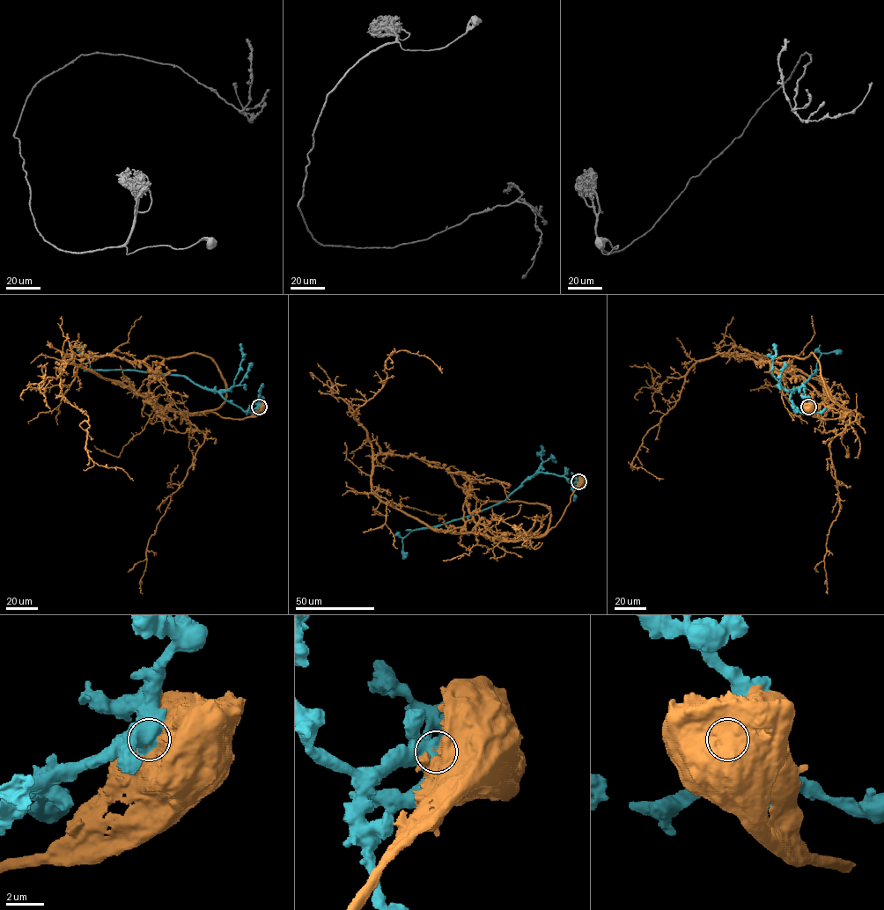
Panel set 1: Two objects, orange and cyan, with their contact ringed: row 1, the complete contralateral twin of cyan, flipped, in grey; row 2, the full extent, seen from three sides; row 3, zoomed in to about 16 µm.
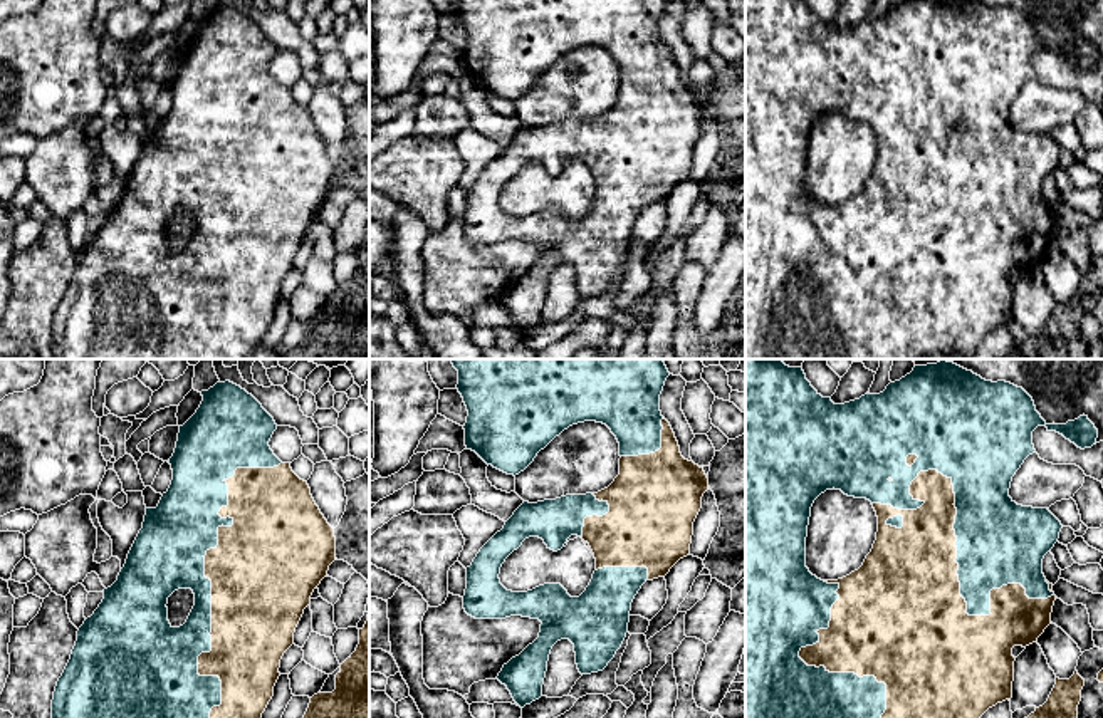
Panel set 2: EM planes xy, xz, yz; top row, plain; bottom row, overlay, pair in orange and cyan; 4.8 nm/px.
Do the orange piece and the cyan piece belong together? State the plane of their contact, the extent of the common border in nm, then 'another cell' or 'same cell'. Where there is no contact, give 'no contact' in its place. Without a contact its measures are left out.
meets orange in yz; contact 950 nm long; another cell

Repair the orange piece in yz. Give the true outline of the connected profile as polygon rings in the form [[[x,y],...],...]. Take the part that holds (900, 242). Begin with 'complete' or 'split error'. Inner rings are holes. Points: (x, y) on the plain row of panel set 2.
complete; [[[937,94],[920,96],[910,109],[910,119],[923,129],[917,134],[898,134],[891,129],[871,127],[878,141],[873,173],[858,195],[838,205],[824,205],[839,210],[836,215],[839,223],[831,232],[829,252],[816,255],[819,265],[801,272],[799,282],[808,290],[824,290],[829,297],[875,300],[878,307],[885,307],[886,334],[880,342],[880,359],[923,359],[932,352],[970,359],[989,332],[1011,325],[1016,285],[1012,272],[1038,267],[1051,248],[1056,220],[1029,223],[1021,208],[1007,208],[991,215],[989,240],[969,240],[967,226],[960,220],[955,186],[957,133],[952,102]]]

